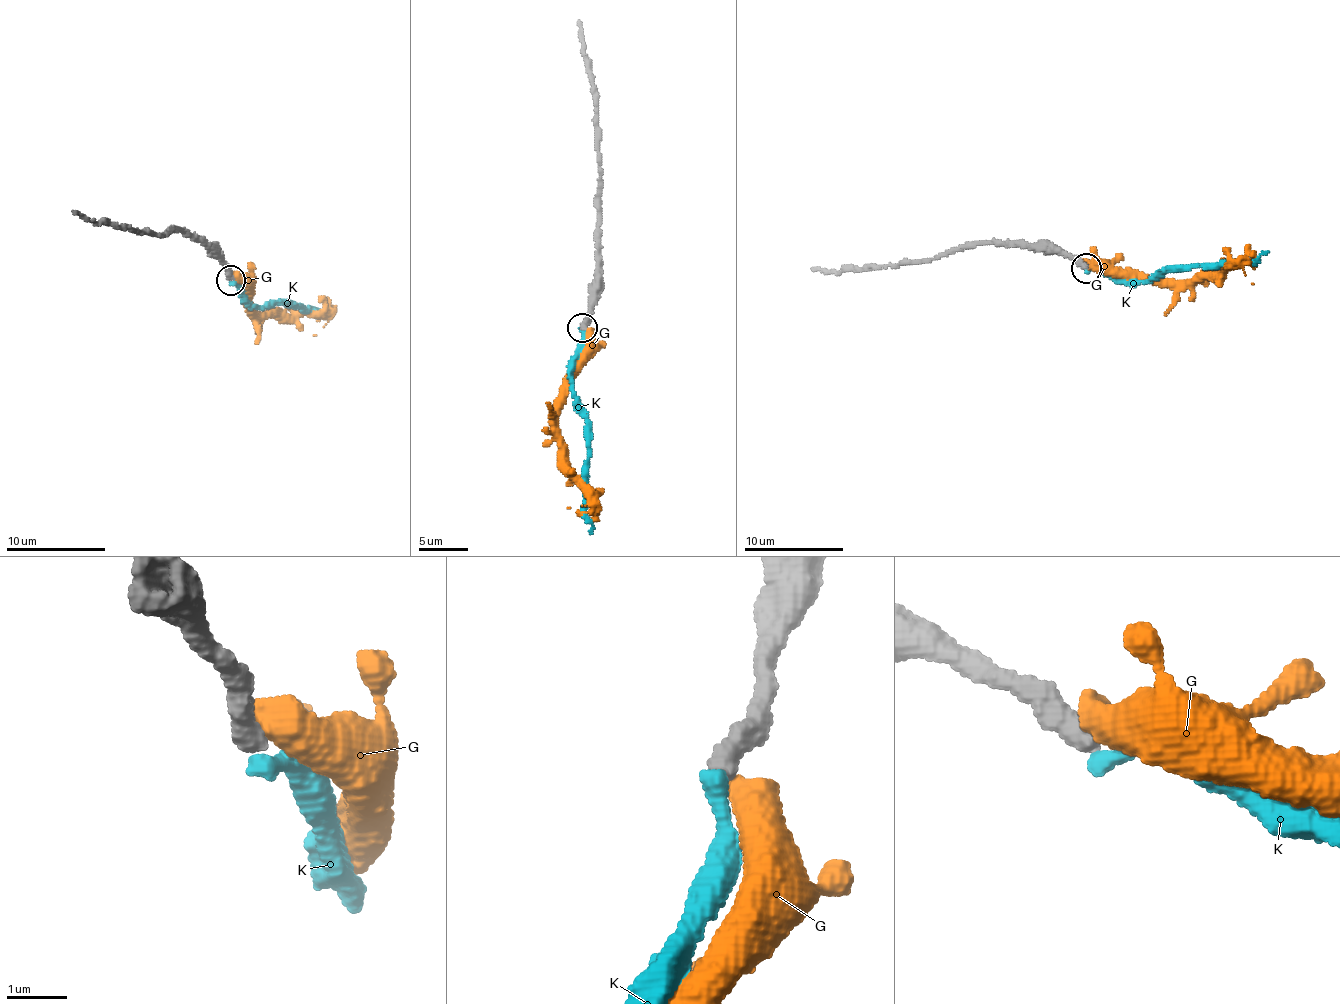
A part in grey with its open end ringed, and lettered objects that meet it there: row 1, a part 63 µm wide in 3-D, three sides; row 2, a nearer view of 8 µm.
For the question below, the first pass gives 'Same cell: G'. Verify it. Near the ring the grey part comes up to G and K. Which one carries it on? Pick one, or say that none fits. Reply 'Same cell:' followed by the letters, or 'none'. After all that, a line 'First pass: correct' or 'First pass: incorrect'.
Same cell: K
First pass: incorrect

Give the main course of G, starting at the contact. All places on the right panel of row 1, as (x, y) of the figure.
G: (1086, 265), (1093, 268), (1113, 267), (1139, 280), (1175, 281), (1223, 276), (1233, 266), (1243, 269), (1253, 284)

